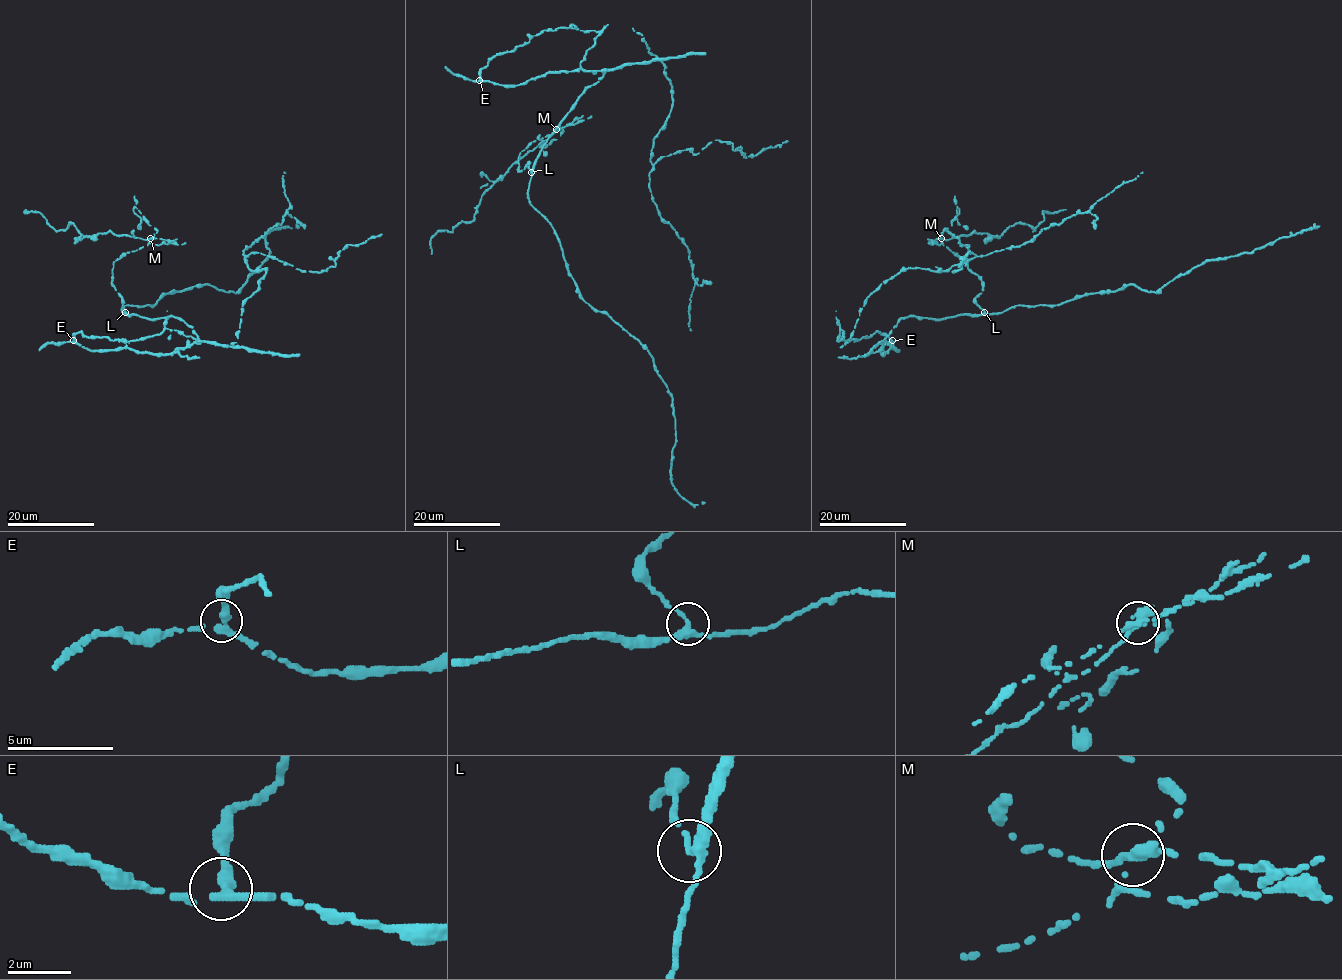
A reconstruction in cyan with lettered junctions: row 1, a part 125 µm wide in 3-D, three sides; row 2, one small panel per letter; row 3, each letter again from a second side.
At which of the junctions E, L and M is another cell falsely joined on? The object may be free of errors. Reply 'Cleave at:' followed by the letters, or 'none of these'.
Cleave at: M

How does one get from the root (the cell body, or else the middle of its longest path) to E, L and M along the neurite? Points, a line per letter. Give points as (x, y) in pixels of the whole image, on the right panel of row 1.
E: (919, 318), (902, 317), (883, 341), (883, 354), (890, 348), (897, 350), (892, 340)
L: (919, 318), (944, 319), (984, 312)
M: (919, 318), (944, 319), (984, 312), (976, 301), (982, 290), (981, 279), (943, 245), (942, 239)

